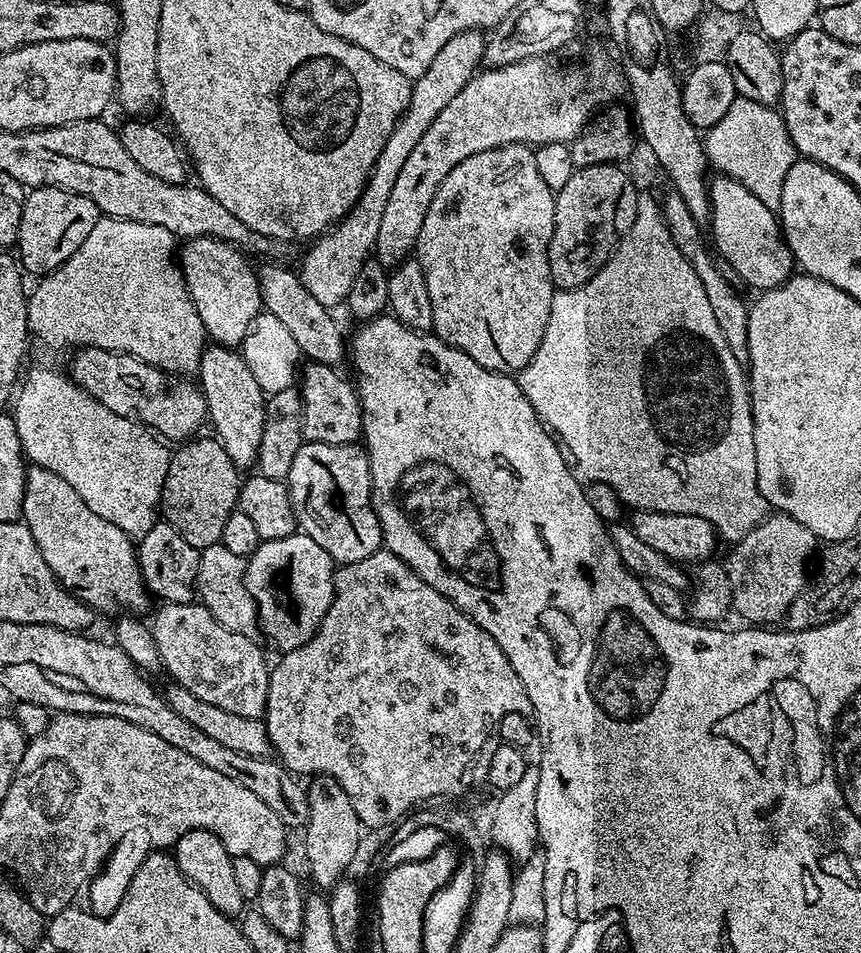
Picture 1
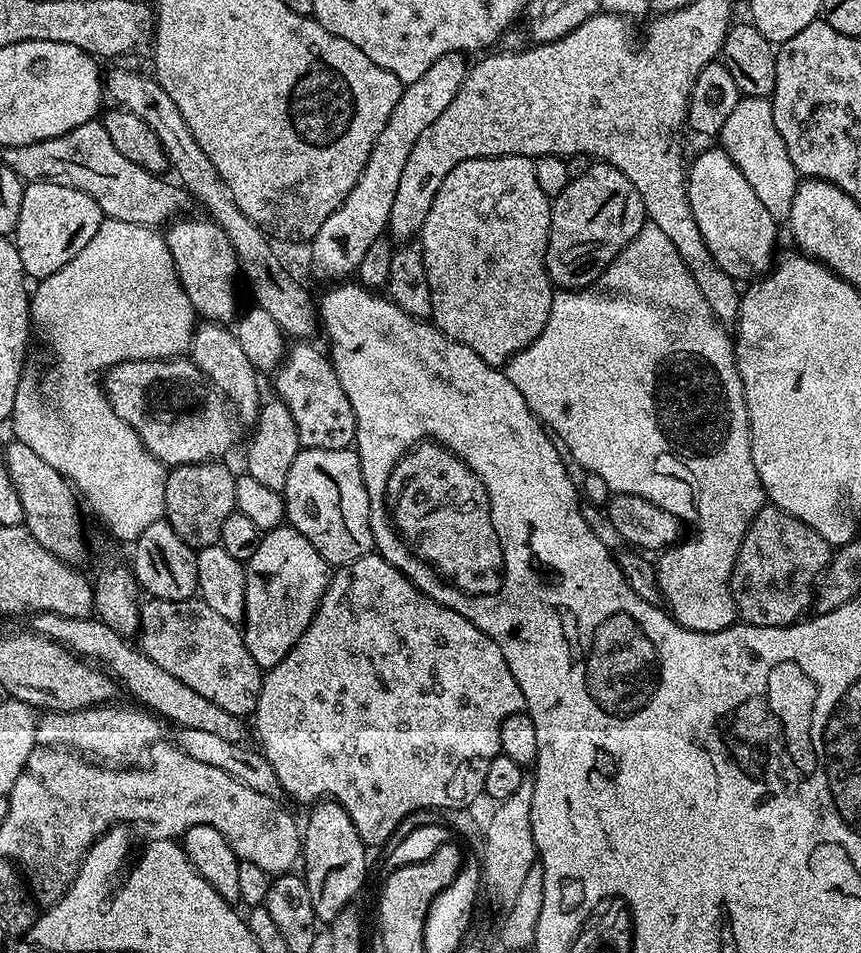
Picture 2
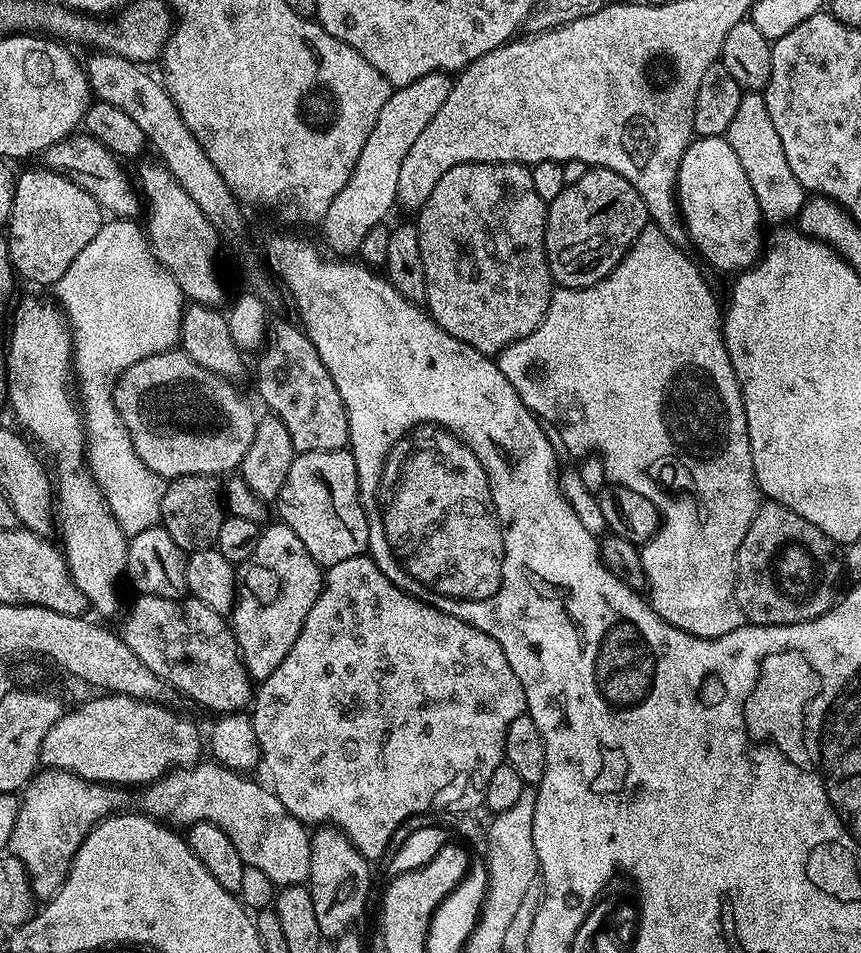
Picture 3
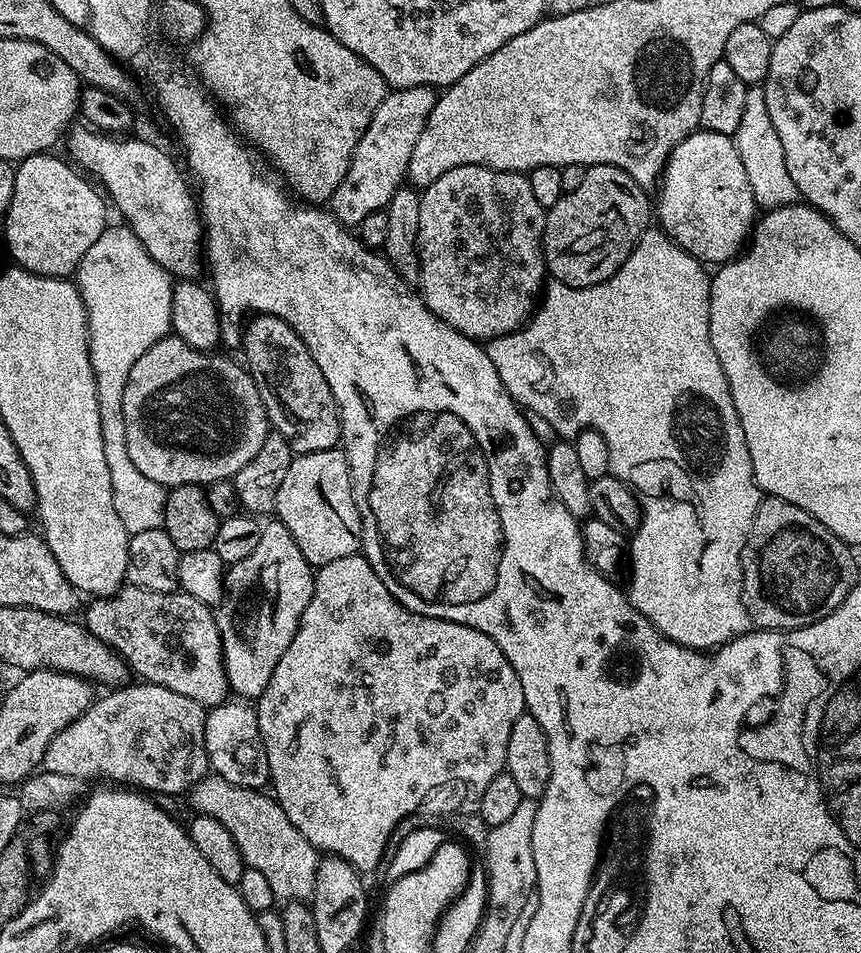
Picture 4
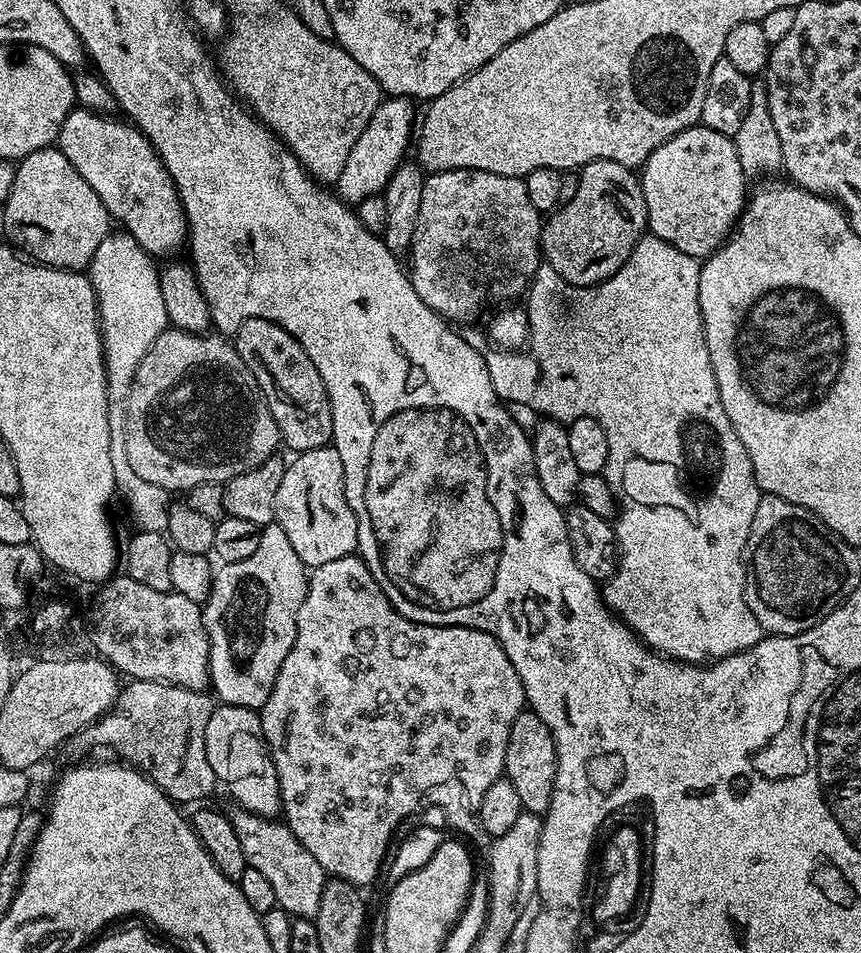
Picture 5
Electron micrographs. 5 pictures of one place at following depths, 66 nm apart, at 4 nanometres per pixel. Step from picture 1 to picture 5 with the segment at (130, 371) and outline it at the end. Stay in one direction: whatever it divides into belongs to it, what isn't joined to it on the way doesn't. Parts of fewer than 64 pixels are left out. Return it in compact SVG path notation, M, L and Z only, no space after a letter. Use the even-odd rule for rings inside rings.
M169 326L162 334L158 334L158 338L154 338L154 346L146 350L146 358L138 362L138 370L134 374L134 382L130 386L130 394L126 402L126 434L124 437L126 438L126 458L130 458L130 466L134 469L134 474L142 478L142 482L154 482L154 486L162 486L170 494L187 493L189 488L198 486L202 482L224 484L233 480L238 474L266 462L281 447L280 431L270 414L268 404L260 394L260 387L256 384L254 374L250 374L246 362L242 362L242 358L237 354L235 343L228 341L227 344L224 340L227 339L220 334L184 332L181 328Z

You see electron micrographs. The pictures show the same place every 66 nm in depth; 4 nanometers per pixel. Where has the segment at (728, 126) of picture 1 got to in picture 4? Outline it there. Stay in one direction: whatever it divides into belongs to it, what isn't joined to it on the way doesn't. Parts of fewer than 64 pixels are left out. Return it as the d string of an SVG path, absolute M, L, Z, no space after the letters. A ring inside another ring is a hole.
M749 87L746 107L742 109L742 122L738 122L734 139L738 158L742 158L742 166L746 166L746 178L750 178L750 190L754 190L754 198L761 209L781 208L801 199L794 178L790 178L790 170L786 170L786 154L782 154L782 141L778 139L778 130L774 130L770 110L766 110L763 87Z

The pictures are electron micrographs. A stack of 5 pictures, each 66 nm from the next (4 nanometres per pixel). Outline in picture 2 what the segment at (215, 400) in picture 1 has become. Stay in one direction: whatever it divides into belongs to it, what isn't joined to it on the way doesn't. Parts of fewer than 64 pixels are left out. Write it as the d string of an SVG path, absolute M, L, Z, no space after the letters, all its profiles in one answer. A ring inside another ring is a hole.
M200 322L192 330L192 347L190 349L192 365L202 375L208 377L217 392L224 397L234 413L235 419L247 426L255 425L262 395L260 396L260 384L256 381L258 371L246 358L245 351L236 340L236 333L231 327L220 322Z

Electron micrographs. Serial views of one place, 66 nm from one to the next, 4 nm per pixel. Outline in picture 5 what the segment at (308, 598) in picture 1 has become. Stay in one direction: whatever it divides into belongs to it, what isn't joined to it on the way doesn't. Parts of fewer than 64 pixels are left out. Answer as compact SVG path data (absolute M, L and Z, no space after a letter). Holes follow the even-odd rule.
M275 522L260 530L258 550L237 564L220 564L210 594L202 601L208 635L208 678L220 704L259 710L270 698L278 670L294 646L298 610L306 598L309 573L294 554L286 530Z

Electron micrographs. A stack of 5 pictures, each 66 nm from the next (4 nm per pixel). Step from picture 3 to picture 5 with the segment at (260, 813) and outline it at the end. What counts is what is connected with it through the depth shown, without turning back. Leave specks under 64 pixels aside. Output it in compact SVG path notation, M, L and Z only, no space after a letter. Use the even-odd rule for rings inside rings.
M237 807L230 819L234 826L234 834L238 834L238 842L242 842L242 854L246 854L248 867L258 870L274 886L274 898L277 905L285 908L293 918L314 918L318 914L318 902L322 902L322 890L326 883L324 868L294 838L287 824L276 818L259 816L257 812Z

